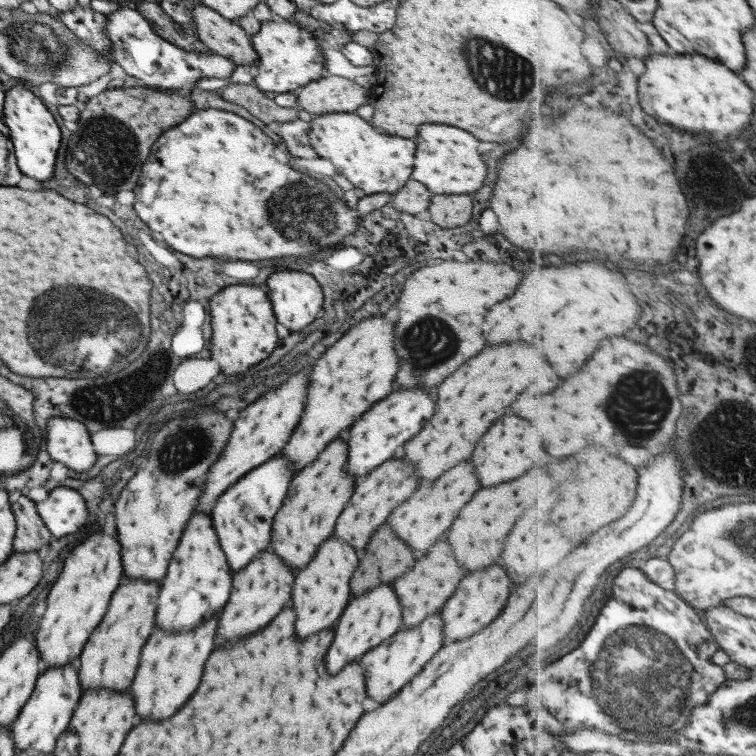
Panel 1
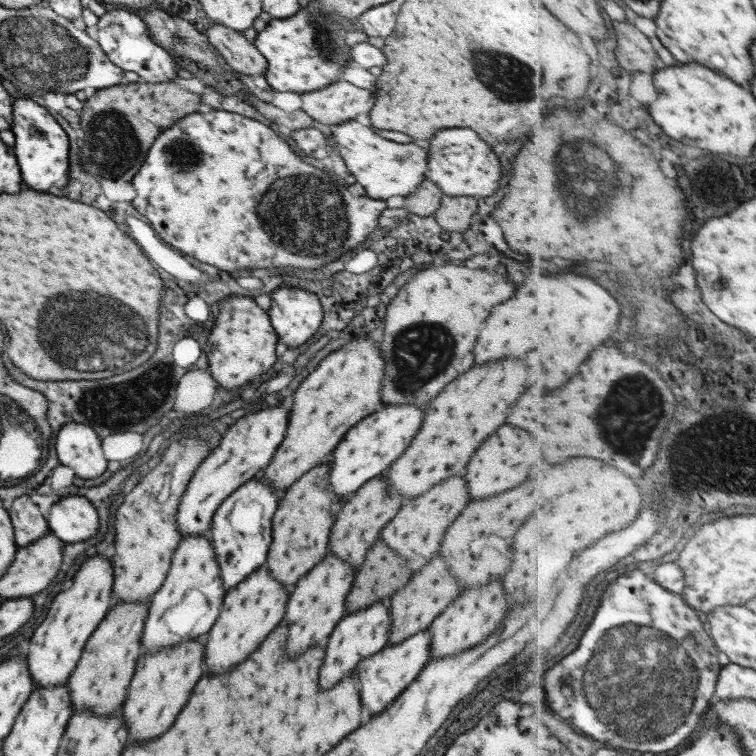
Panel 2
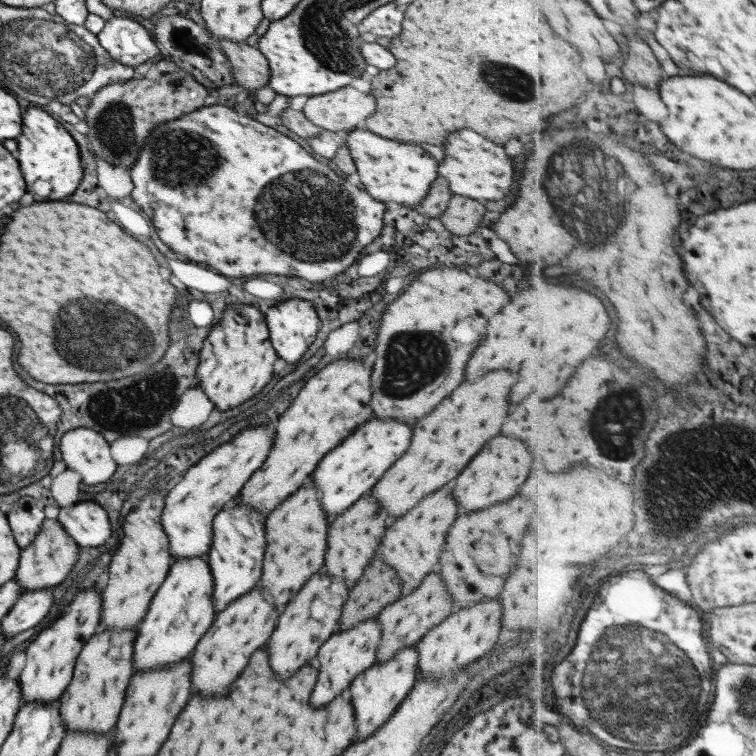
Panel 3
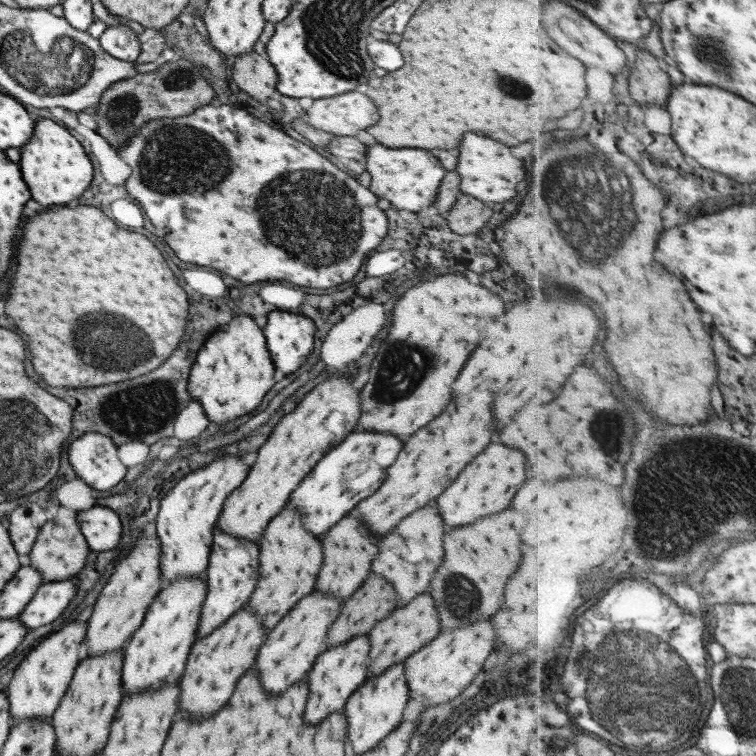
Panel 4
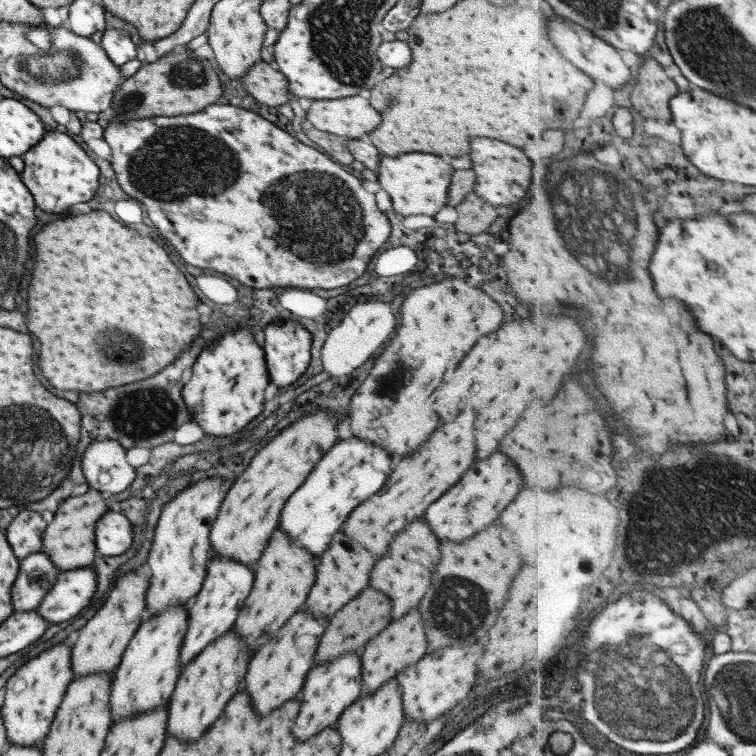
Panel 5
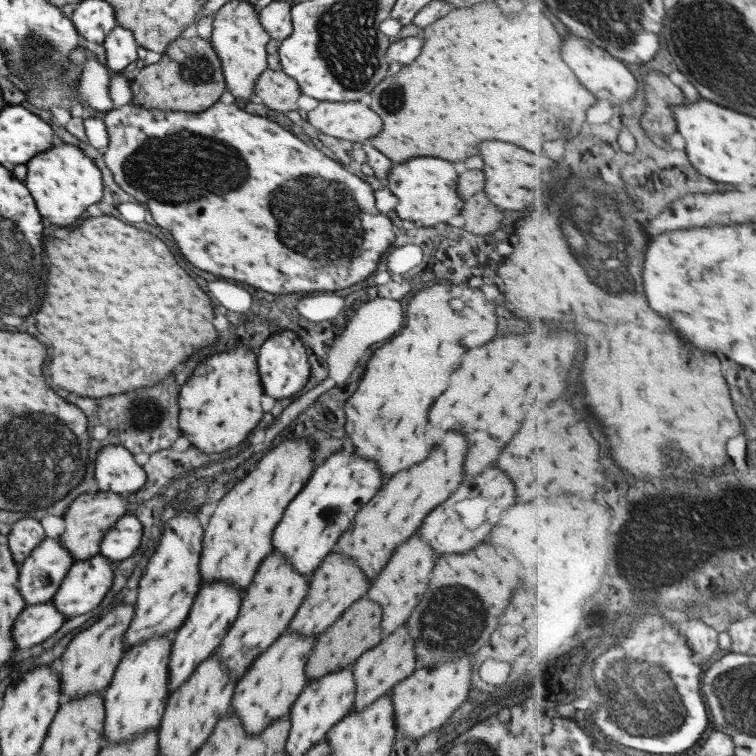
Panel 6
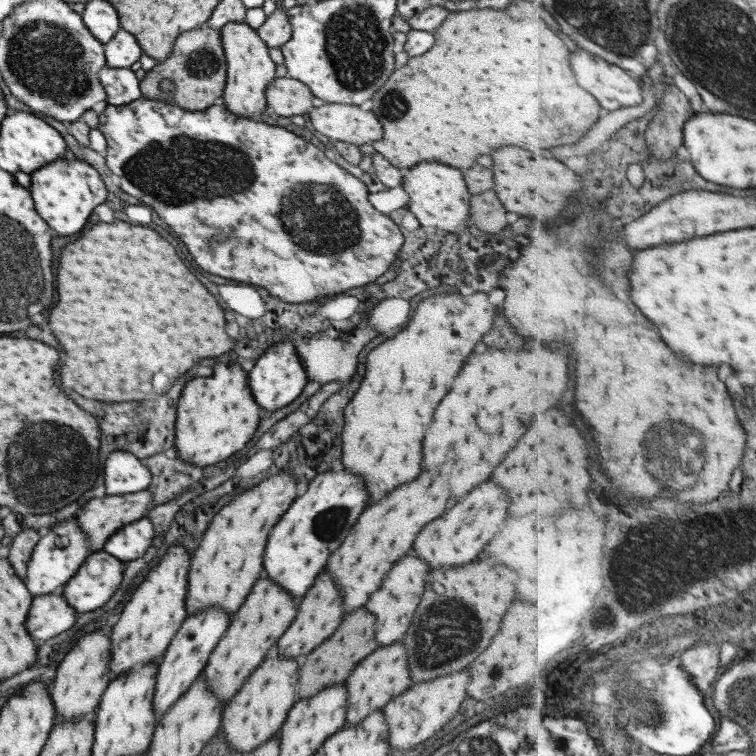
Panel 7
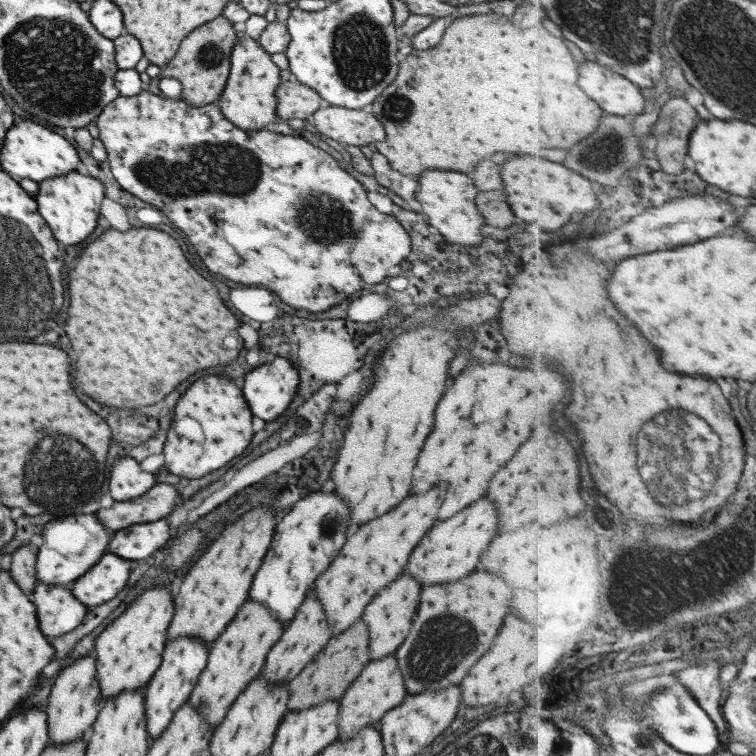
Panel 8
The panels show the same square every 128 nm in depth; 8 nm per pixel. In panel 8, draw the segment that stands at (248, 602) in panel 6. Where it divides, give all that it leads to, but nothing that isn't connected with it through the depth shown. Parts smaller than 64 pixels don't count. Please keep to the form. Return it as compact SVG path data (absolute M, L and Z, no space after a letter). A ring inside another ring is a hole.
M246 601L225 631L210 645L206 668L188 701L203 712L214 730L226 716L230 705L258 675L261 674L268 652L282 636L288 623L283 623L274 613L258 601Z

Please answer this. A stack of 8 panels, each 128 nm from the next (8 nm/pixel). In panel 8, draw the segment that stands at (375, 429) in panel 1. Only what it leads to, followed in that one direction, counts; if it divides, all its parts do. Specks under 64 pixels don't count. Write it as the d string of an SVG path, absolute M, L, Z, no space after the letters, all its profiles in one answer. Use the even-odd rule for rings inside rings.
M313 491L306 498L294 504L292 510L283 515L282 520L276 524L276 531L272 537L272 543L262 564L255 574L252 587L249 592L250 601L258 601L268 607L277 619L288 623L296 614L298 607L304 602L316 583L318 576L330 566L334 556L342 550L348 536L348 521L350 521L350 508L342 497L336 492Z

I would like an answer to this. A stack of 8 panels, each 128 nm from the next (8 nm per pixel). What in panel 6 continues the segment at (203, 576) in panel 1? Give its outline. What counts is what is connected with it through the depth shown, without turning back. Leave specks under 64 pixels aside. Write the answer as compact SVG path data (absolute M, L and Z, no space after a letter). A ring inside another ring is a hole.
M174 634L146 639L122 657L113 679L102 692L105 704L105 742L121 743L158 728L169 698L169 660Z

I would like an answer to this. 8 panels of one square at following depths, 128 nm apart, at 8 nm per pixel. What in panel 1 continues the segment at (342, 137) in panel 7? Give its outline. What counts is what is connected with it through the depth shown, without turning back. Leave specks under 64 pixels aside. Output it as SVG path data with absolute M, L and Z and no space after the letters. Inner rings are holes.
M336 75L312 81L304 85L302 91L298 94L299 107L313 116L325 115L326 113L354 113L357 108L368 104L370 100L369 90L349 78Z

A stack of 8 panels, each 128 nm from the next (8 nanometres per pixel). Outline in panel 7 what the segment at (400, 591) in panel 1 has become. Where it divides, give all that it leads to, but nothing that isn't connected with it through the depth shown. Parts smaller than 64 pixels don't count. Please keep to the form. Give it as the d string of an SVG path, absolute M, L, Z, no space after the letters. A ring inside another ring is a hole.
M403 641L380 647L362 659L350 673L344 685L348 691L346 726L358 725L371 712L383 709L395 696L401 695L413 680L410 678L410 667Z

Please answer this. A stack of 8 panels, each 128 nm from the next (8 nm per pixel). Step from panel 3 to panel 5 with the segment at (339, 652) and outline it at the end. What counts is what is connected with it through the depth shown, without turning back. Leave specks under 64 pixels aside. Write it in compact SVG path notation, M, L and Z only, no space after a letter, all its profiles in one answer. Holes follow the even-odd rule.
M361 651L340 656L333 661L313 666L304 681L303 690L300 692L300 712L296 724L292 728L298 740L308 740L314 734L326 727L336 726L340 715L358 697L363 689Z

